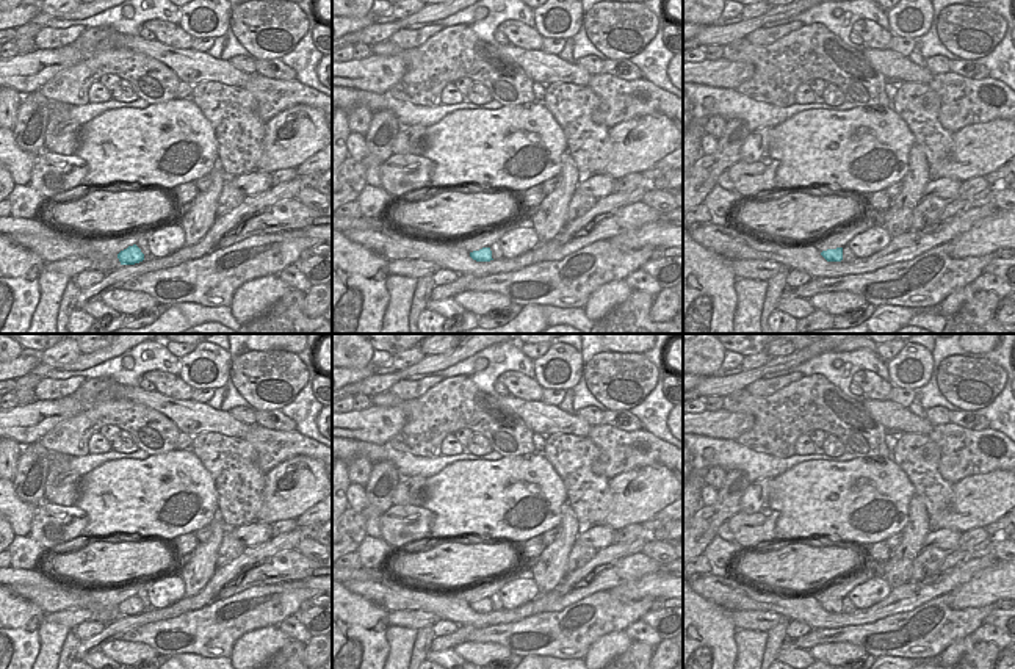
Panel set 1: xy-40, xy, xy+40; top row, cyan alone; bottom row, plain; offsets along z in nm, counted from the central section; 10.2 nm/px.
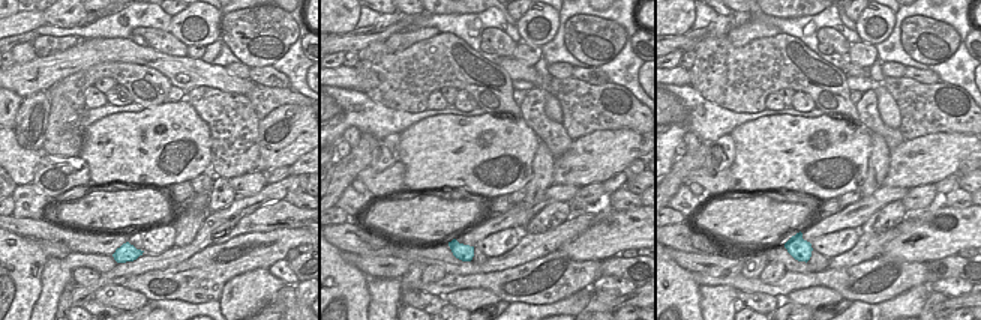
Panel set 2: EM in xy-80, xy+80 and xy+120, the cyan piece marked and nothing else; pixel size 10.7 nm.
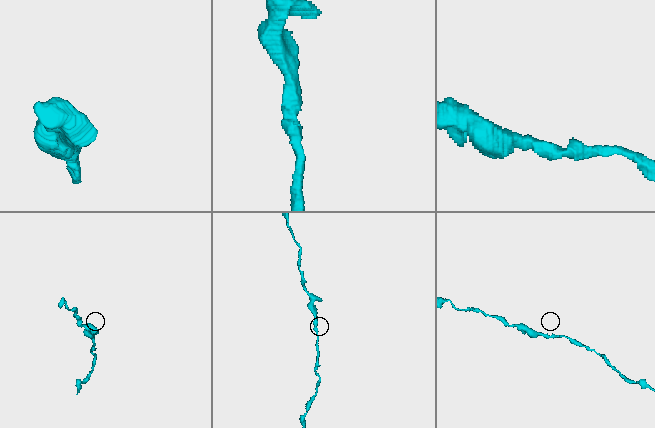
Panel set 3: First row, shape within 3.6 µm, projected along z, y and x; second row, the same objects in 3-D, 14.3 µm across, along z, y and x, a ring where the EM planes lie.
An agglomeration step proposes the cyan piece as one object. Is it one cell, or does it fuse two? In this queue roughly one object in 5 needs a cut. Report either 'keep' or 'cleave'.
keep

